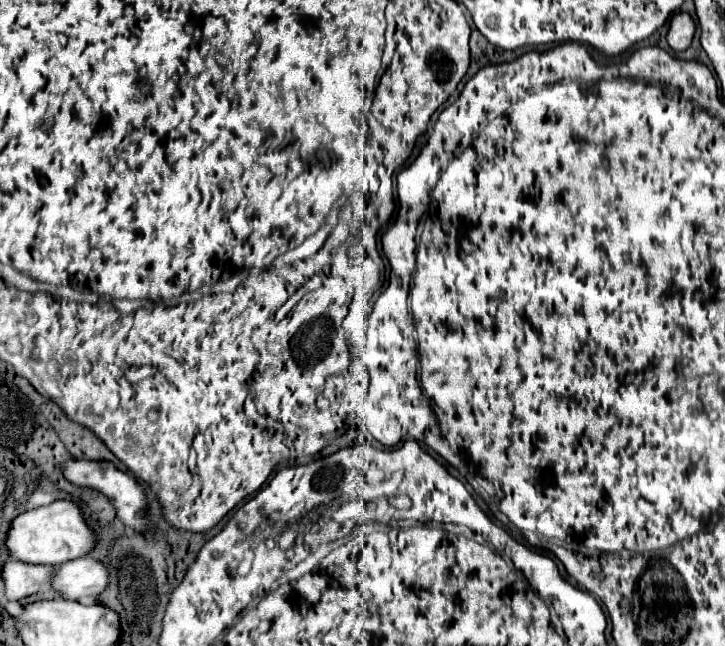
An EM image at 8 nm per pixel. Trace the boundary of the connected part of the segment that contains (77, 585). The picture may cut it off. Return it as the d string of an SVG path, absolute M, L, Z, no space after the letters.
M83 556L83 558L61 564L59 570L55 572L55 578L51 584L53 590L61 592L63 598L69 598L69 600L83 600L89 596L97 598L101 592L107 590L107 586L109 586L109 568L101 560L95 560L91 556Z

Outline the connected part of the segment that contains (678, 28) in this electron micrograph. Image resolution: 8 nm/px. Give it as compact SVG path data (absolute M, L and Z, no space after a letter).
M675 12L669 20L669 30L667 30L667 44L673 50L687 50L695 34L695 24L687 12Z

